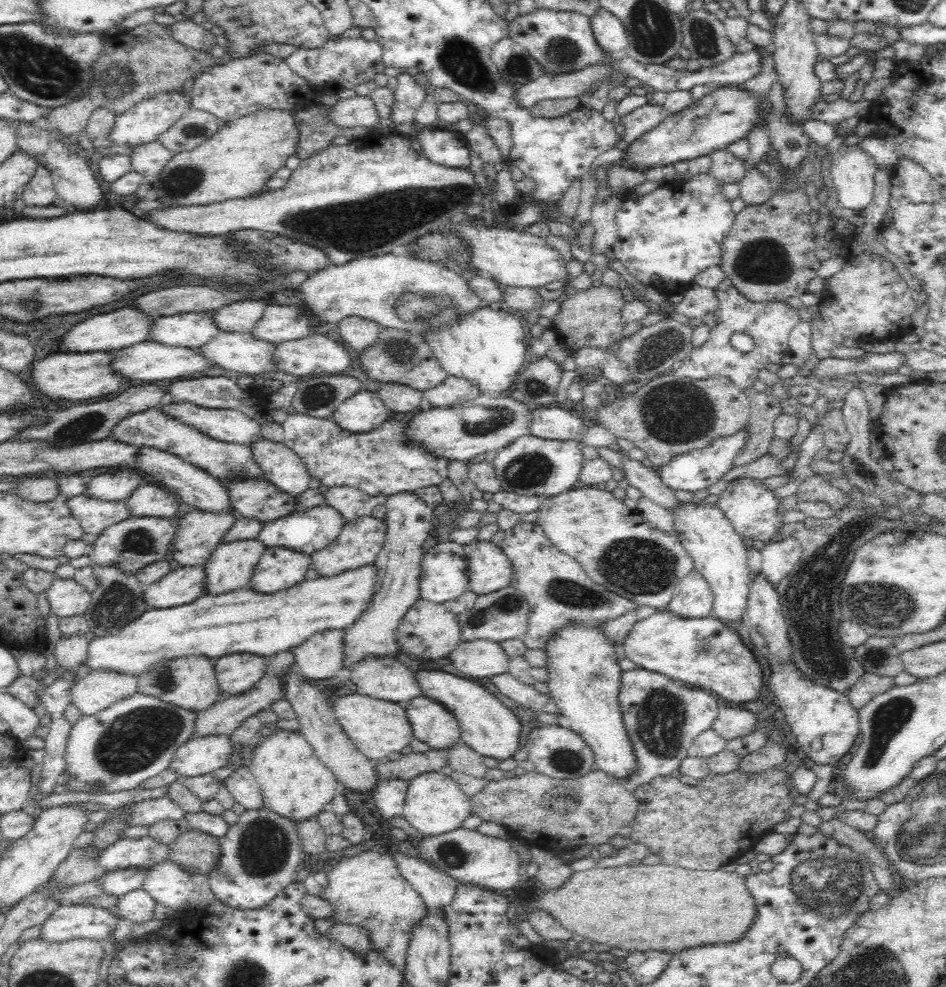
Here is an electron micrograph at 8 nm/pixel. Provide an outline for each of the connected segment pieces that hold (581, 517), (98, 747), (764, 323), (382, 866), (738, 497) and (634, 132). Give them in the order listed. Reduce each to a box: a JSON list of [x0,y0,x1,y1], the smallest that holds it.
[[537,485,695,610],[65,692,196,792],[672,287,801,390],[320,852,428,970],[716,479,784,542],[620,101,669,145]]

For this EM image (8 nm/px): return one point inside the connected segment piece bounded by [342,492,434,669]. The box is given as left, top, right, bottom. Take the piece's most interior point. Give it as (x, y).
(409, 520)

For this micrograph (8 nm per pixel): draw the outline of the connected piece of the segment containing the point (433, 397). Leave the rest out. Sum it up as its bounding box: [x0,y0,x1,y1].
[422,375,482,408]

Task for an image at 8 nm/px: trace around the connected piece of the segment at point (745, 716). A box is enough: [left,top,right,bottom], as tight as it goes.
[712,706,758,741]

